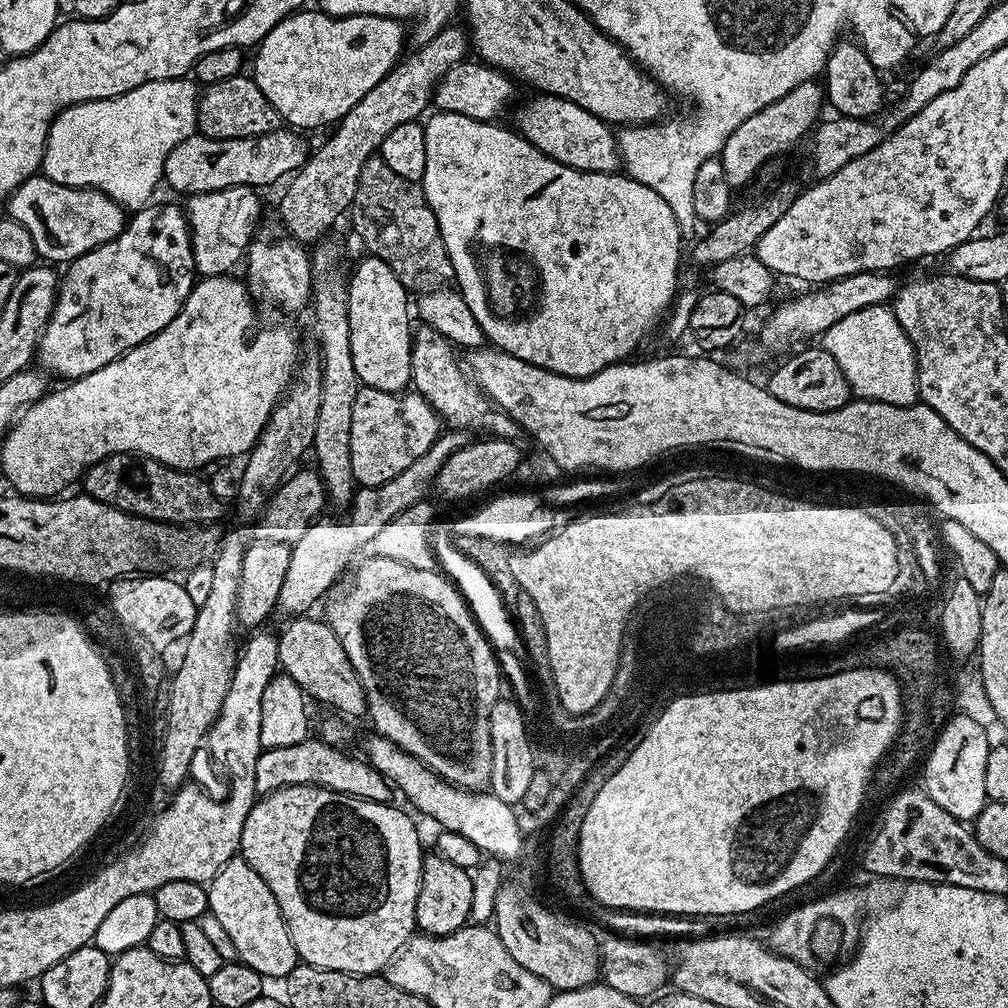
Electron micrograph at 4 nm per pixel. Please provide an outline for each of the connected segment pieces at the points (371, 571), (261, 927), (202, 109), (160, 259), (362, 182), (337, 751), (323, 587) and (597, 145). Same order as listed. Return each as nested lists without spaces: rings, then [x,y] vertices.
[[[373,555],[372,560],[368,560],[360,569],[356,572],[356,577],[352,580],[352,585],[348,588],[348,593],[345,596],[340,596],[332,605],[328,608],[328,616],[326,615],[327,624],[332,627],[334,634],[338,634],[338,638],[342,642],[342,650],[346,650],[346,658],[350,658],[350,666],[354,666],[354,670],[358,674],[361,686],[364,687],[364,697],[368,703],[368,711],[366,713],[367,719],[372,719],[372,724],[379,735],[385,736],[390,742],[394,742],[405,751],[406,754],[412,755],[414,758],[421,760],[430,771],[436,772],[437,775],[443,780],[447,780],[448,783],[456,785],[458,788],[468,789],[471,792],[483,792],[492,783],[492,739],[490,738],[490,714],[492,713],[493,706],[496,705],[496,701],[501,699],[502,692],[500,692],[500,682],[502,684],[502,671],[498,663],[497,653],[494,651],[492,644],[488,637],[481,631],[480,625],[473,619],[472,613],[469,611],[468,604],[465,603],[464,597],[460,595],[459,589],[448,578],[447,575],[441,574],[436,570],[418,570],[414,566],[406,566],[402,562],[394,562],[394,558],[386,558],[385,556]]]
[[[234,858],[224,864],[222,870],[207,885],[208,910],[222,922],[226,934],[234,942],[234,950],[239,963],[250,966],[259,976],[283,978],[294,970],[298,957],[294,950],[294,942],[290,942],[290,934],[286,922],[282,918],[282,910],[266,882],[242,858]]]
[[[248,74],[226,78],[226,82],[207,85],[199,93],[196,101],[196,126],[199,135],[209,136],[211,140],[254,138],[275,132],[281,124],[278,110],[270,106],[266,94],[262,94],[255,79]]]
[[[153,202],[147,208],[139,209],[135,213],[136,216],[127,221],[124,226],[124,232],[118,234],[118,238],[114,238],[110,242],[106,242],[102,246],[98,246],[94,250],[90,250],[86,254],[82,254],[77,260],[71,261],[67,265],[68,273],[63,273],[62,279],[58,284],[58,299],[52,317],[48,319],[46,330],[40,339],[40,345],[36,348],[35,359],[40,360],[39,367],[45,373],[51,374],[53,377],[61,376],[61,381],[71,382],[77,380],[79,376],[86,374],[94,374],[94,370],[102,370],[102,366],[106,366],[110,362],[114,362],[122,354],[126,354],[134,346],[138,346],[142,342],[146,342],[152,336],[156,336],[168,325],[173,318],[180,312],[180,307],[187,302],[188,296],[192,292],[194,283],[194,273],[196,272],[196,263],[194,262],[194,254],[192,253],[192,229],[188,226],[188,218],[183,207],[180,208],[176,204],[159,204]]]
[[[377,154],[372,156],[367,162],[366,166],[362,166],[362,174],[358,178],[358,190],[354,194],[354,202],[352,203],[351,209],[352,216],[352,228],[360,235],[360,240],[364,243],[364,252],[369,256],[376,256],[382,262],[386,262],[386,266],[390,266],[390,270],[394,270],[394,274],[400,276],[400,281],[404,284],[405,288],[409,290],[428,290],[433,286],[439,285],[441,282],[448,282],[453,279],[452,274],[452,263],[448,257],[448,251],[446,246],[440,243],[440,227],[436,221],[436,215],[434,210],[428,204],[428,199],[424,196],[424,189],[415,180],[407,180],[402,178],[398,174],[394,174],[394,170],[390,170],[390,166],[386,166],[386,162]]]
[[[309,738],[294,746],[265,748],[254,766],[256,791],[267,794],[295,784],[313,784],[342,794],[360,796],[363,800],[391,801],[394,788],[383,774],[372,768],[367,759],[359,756],[359,760],[356,756],[347,756],[344,750],[343,747],[335,744],[327,744],[323,738]]]
[[[463,430],[445,431],[436,437],[436,441],[430,446],[430,450],[426,450],[426,454],[422,454],[422,458],[406,466],[402,474],[390,478],[390,482],[369,488],[357,487],[345,520],[320,518],[308,527],[306,534],[302,534],[302,538],[291,545],[290,570],[286,570],[286,578],[282,582],[282,590],[276,603],[279,615],[284,615],[284,618],[300,618],[311,613],[308,611],[331,590],[332,583],[347,570],[352,555],[367,544],[369,547],[391,520],[398,518],[407,508],[421,503],[449,456],[469,443],[469,440],[469,433]]]
[[[536,94],[533,100],[526,101],[517,110],[514,128],[525,140],[529,140],[539,152],[546,154],[562,166],[570,166],[579,172],[614,172],[621,167],[620,151],[616,145],[617,133],[605,121],[590,114],[590,110],[582,110],[582,106],[564,100],[560,96]]]

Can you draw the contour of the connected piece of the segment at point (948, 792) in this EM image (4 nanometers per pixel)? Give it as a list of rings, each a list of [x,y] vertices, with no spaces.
[[[953,715],[940,730],[939,736],[932,741],[931,748],[923,761],[923,791],[928,793],[946,814],[961,822],[975,821],[989,802],[986,794],[986,758],[990,739],[988,732],[972,716]]]

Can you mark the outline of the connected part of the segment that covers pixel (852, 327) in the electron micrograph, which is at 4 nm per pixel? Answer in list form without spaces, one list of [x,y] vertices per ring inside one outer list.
[[[888,304],[866,306],[854,314],[846,314],[846,318],[834,322],[824,332],[822,346],[838,362],[849,389],[859,399],[897,404],[899,408],[917,403],[916,352]]]

